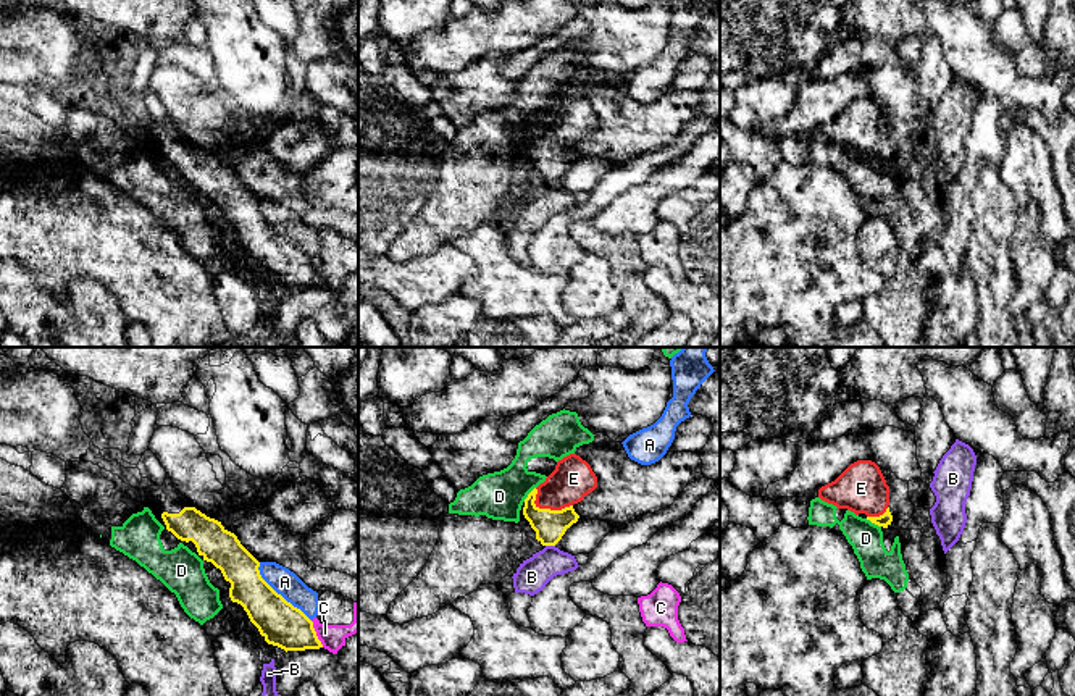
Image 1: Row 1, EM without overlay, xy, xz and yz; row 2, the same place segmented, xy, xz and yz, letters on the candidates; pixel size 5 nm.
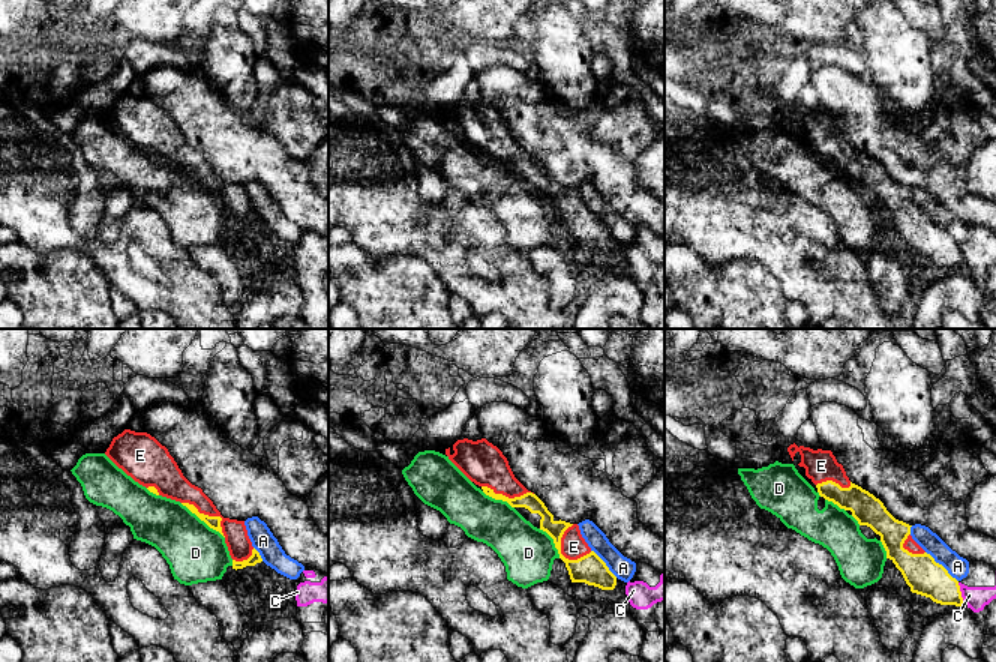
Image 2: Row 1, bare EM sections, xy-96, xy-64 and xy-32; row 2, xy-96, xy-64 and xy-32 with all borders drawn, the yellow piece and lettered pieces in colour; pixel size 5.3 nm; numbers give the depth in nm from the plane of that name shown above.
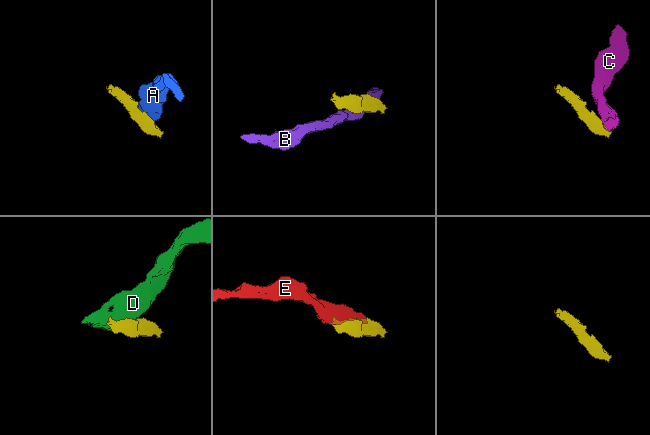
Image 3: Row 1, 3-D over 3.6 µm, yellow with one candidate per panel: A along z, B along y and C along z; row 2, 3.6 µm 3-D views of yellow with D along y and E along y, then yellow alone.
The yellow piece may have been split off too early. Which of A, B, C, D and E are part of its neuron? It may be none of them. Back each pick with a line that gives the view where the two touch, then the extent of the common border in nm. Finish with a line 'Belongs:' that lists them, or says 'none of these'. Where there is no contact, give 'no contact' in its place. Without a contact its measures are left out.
E: xz | 220 nm
Belongs: E

